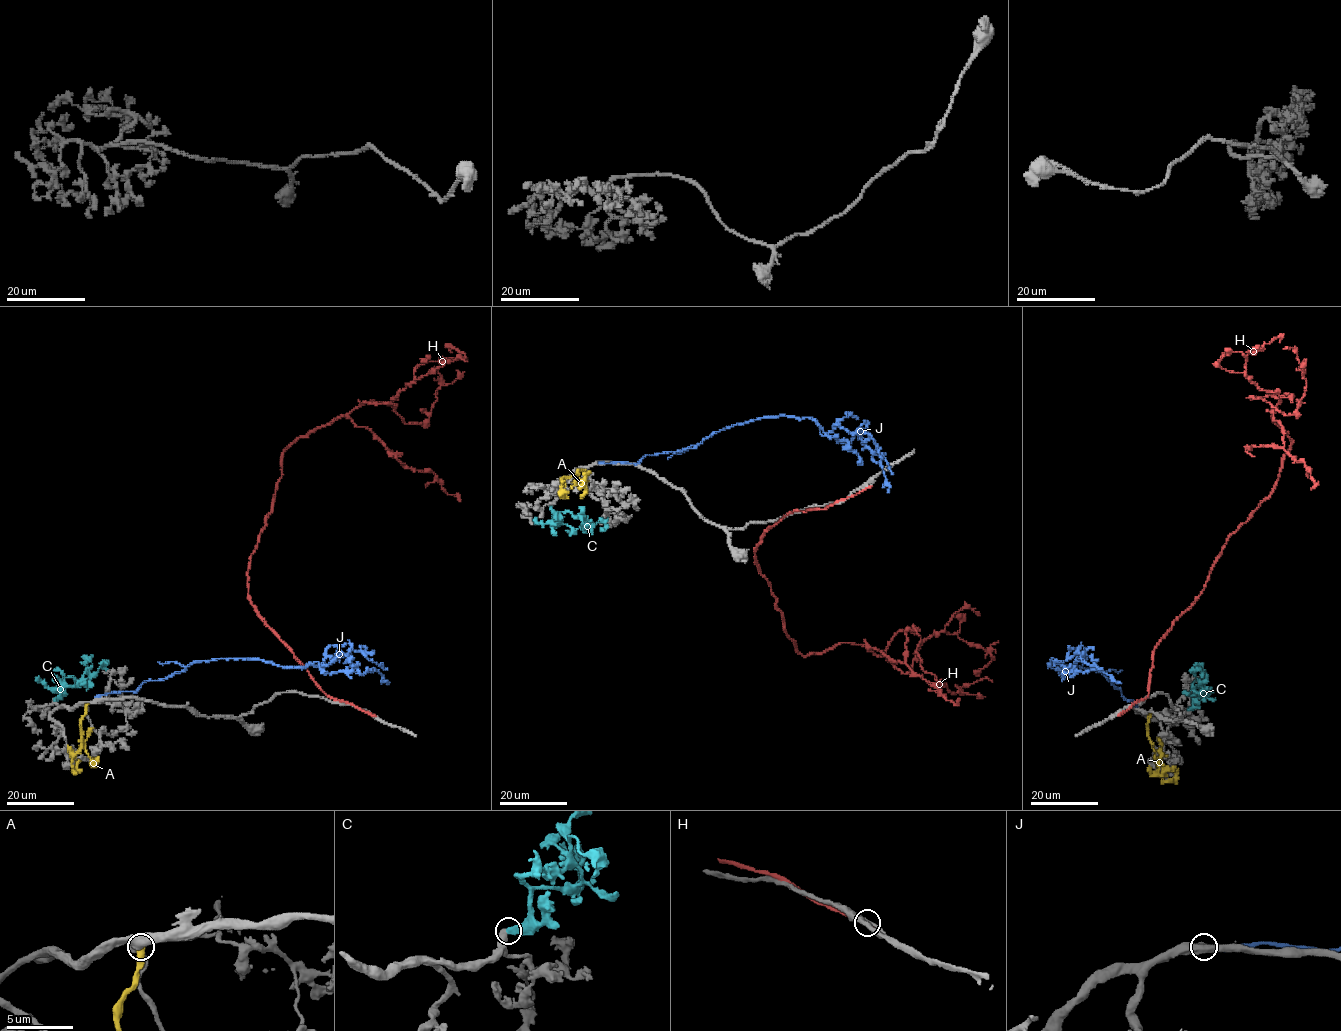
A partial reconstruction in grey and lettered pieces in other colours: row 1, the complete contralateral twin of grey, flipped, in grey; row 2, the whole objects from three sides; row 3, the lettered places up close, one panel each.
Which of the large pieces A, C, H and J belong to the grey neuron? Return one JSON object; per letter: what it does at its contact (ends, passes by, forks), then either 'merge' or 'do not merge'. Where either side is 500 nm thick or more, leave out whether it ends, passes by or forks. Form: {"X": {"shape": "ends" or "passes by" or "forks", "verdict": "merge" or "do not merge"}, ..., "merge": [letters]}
{"A": {"verdict": "do not merge"}, "C": {"verdict": "merge"}, "H": {"shape": "ends", "verdict": "do not merge"}, "J": {"verdict": "do not merge"}, "merge": ["C"]}

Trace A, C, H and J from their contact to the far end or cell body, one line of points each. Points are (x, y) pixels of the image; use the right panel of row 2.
A: (1149, 715), (1149, 739), (1161, 756), (1154, 773), (1160, 776), (1165, 770), (1175, 766)
C: (1187, 708), (1192, 704), (1192, 684), (1199, 681), (1194, 672), (1198, 669), (1202, 677)
H: (1119, 714), (1280, 473), (1279, 399), (1249, 397), (1295, 414), (1287, 348)
J: (1136, 705), (1094, 669), (1060, 667), (1062, 672), (1072, 667), (1062, 677), (1098, 669), (1121, 683)

